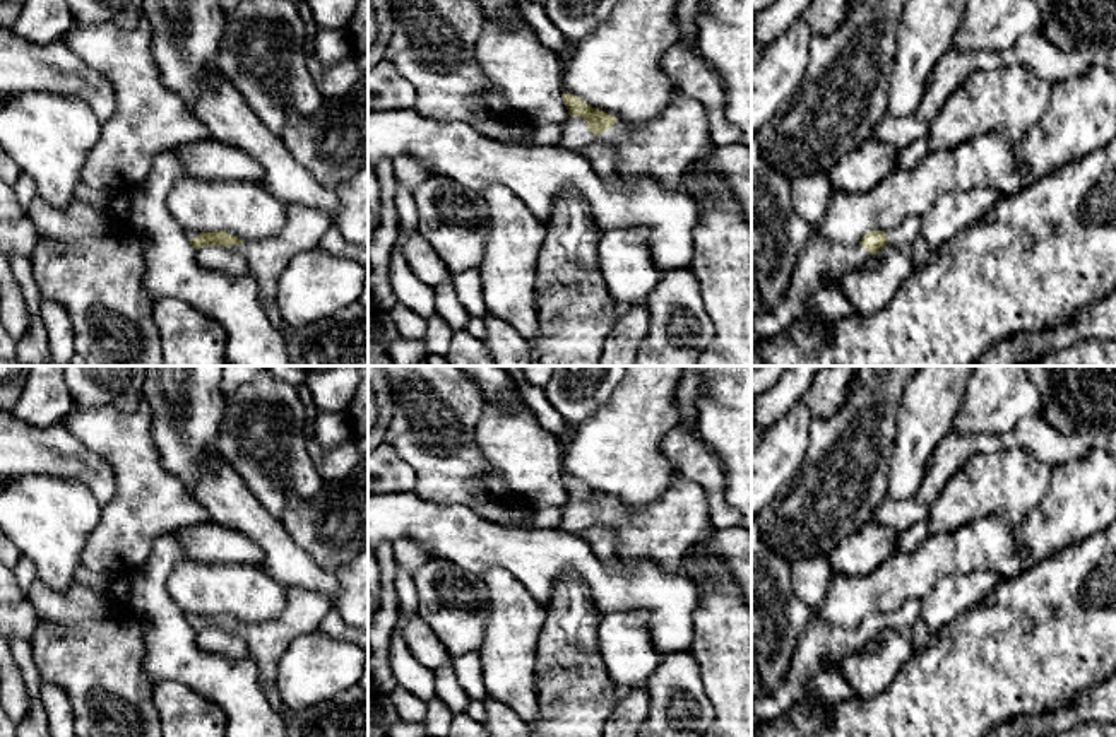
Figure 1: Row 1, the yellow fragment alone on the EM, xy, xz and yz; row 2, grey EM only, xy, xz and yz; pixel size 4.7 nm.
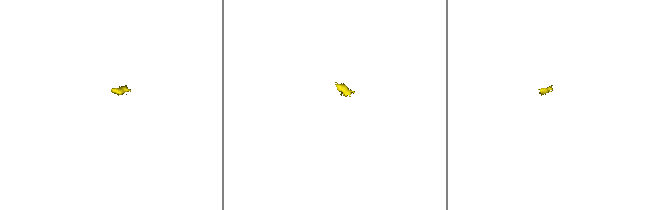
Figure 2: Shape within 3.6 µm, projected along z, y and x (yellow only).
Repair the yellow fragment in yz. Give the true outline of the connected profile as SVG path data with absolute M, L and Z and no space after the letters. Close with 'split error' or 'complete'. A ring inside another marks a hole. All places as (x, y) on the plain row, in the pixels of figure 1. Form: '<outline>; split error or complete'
M909 598L900 609L890 614L870 614L854 629L840 629L811 617L798 636L789 672L779 689L760 694L751 701L751 713L757 722L770 722L794 705L815 706L822 718L828 720L832 705L815 698L806 689L806 682L827 670L830 660L864 648L887 628L911 628L917 619L921 619L921 600L917 598Z; split error

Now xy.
M286 588L282 612L264 624L243 626L226 614L187 614L195 633L228 629L245 640L248 657L258 670L258 684L269 705L282 716L288 737L368 737L368 689L354 686L332 699L293 711L277 689L277 665L288 646L301 634L317 631L330 610L324 593Z; split error

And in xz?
M674 475L666 492L644 508L625 508L573 477L561 481L570 501L560 528L575 535L591 527L613 528L618 554L628 564L654 561L668 573L681 573L690 549L715 530L705 491L683 477Z; split error

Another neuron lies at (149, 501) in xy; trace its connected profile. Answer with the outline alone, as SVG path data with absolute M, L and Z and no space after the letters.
M144 397L130 414L111 405L75 407L62 422L87 448L103 455L116 477L115 496L101 506L101 518L80 556L91 571L128 576L144 566L159 535L211 522L209 511L185 489L180 477L163 467L151 436L151 405Z

